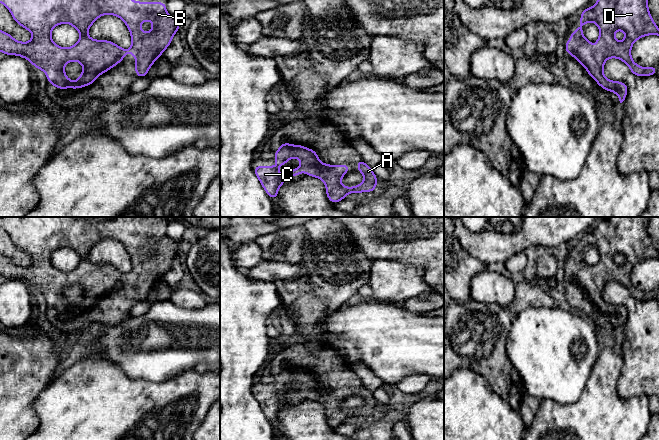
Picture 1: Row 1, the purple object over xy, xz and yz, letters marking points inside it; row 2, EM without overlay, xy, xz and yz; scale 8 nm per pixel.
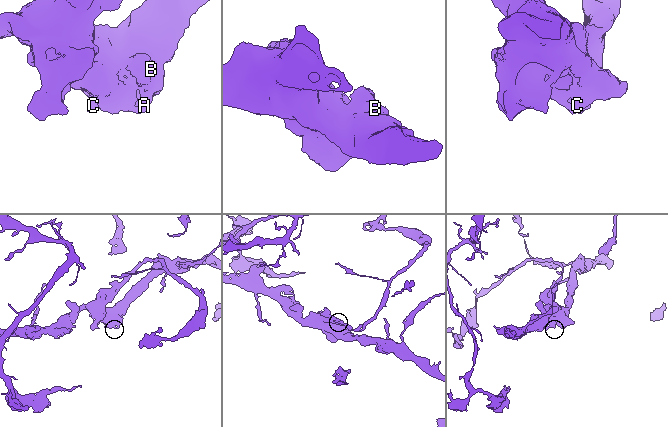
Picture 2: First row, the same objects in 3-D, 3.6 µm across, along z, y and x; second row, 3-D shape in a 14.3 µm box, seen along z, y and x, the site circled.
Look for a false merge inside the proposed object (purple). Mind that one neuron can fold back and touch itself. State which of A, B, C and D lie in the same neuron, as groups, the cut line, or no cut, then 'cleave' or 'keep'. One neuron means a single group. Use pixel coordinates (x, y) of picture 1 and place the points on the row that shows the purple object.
A B C D | no cut | keep

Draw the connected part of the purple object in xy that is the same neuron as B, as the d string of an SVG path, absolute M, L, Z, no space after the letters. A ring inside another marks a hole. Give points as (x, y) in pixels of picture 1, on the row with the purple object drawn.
M0 0L0 3L8 8L15 22L34 35L29 42L24 43L15 40L12 35L0 30L0 51L5 55L24 57L36 69L43 70L49 83L58 89L79 89L91 85L102 73L109 71L120 63L128 52L136 57L135 72L137 78L146 77L153 63L162 56L163 51L171 44L174 34L179 32L180 18L173 17L166 12L166 2L138 2L136 0L132 2L130 0ZM105 14L114 15L124 21L131 35L132 46L130 49L123 49L112 41L94 40L87 35L91 25ZM147 19L153 24L153 29L145 33L139 26ZM63 23L71 24L81 34L79 41L69 48L62 48L51 39L52 29ZM71 61L78 61L83 66L83 71L77 81L70 81L64 72L64 66Z

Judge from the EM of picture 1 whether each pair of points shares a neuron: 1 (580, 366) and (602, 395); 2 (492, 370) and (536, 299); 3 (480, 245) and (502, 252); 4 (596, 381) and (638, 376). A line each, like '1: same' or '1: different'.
1: different
2: same
3: same
4: different

